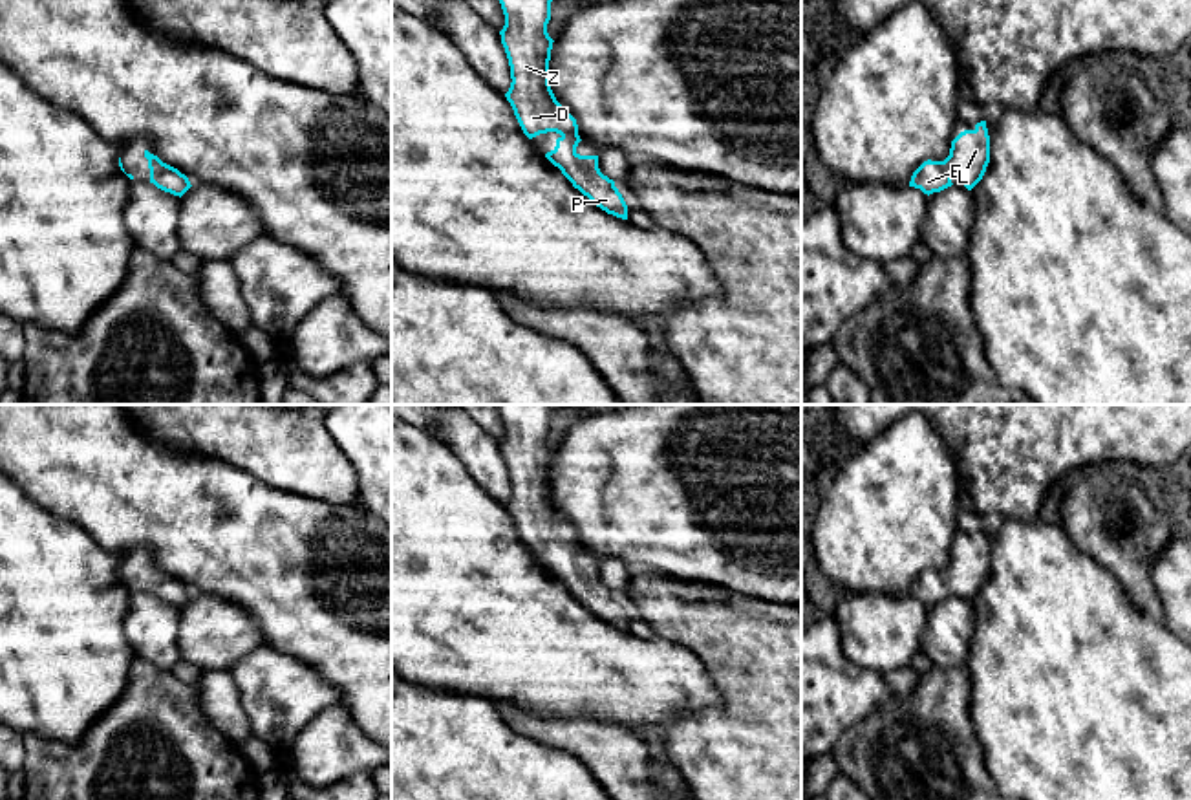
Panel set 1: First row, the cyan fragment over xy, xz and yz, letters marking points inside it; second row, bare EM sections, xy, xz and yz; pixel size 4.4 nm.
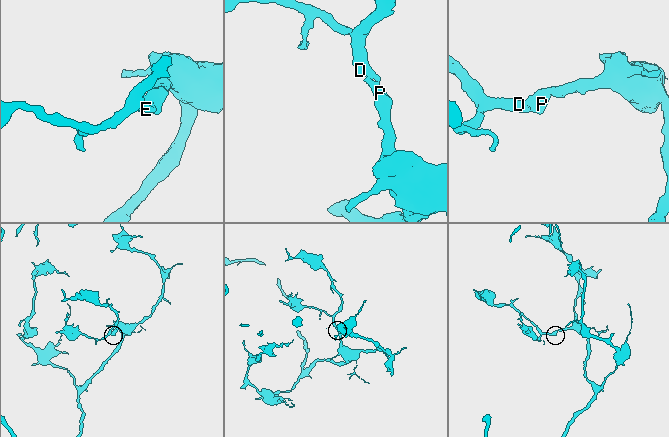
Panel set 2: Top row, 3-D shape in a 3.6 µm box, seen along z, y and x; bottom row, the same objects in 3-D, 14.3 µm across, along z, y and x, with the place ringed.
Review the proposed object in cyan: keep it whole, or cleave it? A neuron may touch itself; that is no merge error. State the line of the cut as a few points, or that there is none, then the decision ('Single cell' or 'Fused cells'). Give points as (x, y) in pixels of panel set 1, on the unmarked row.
No split. Single cell

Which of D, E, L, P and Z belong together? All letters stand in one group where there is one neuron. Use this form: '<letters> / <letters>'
D E L P Z

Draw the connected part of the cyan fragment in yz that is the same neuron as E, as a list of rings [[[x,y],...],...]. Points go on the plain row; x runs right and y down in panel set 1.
[[[981,531],[973,540],[964,540],[951,551],[950,566],[944,571],[924,571],[913,582],[909,597],[929,606],[951,597],[951,588],[960,584],[964,597],[971,600],[982,589],[988,573],[990,546],[986,531]]]

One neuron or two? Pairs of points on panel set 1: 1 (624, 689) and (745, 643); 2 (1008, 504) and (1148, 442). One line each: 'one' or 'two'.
1: two
2: one

